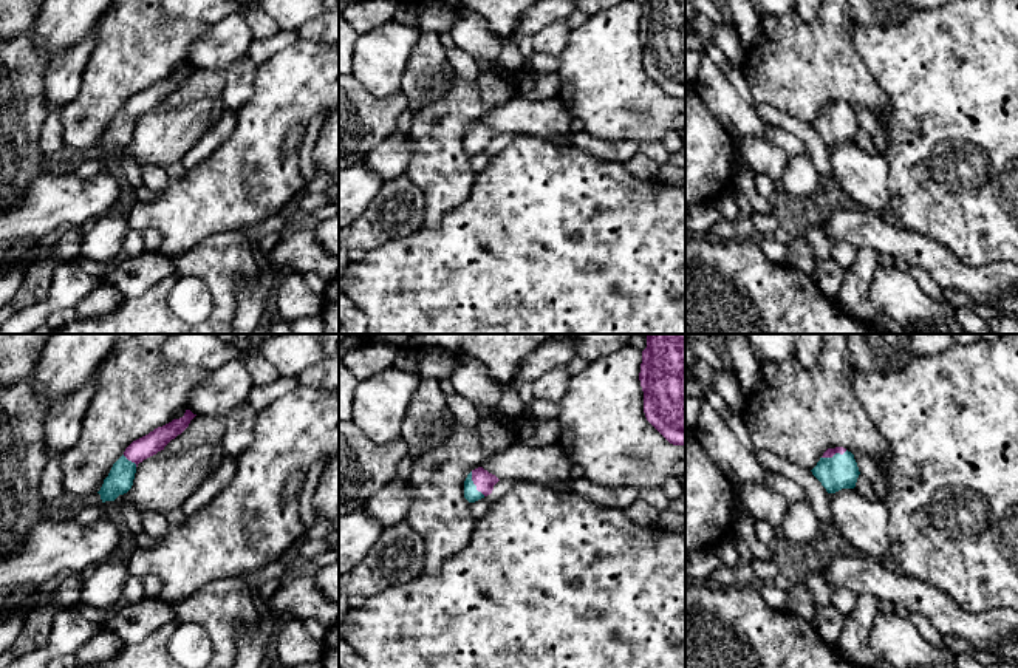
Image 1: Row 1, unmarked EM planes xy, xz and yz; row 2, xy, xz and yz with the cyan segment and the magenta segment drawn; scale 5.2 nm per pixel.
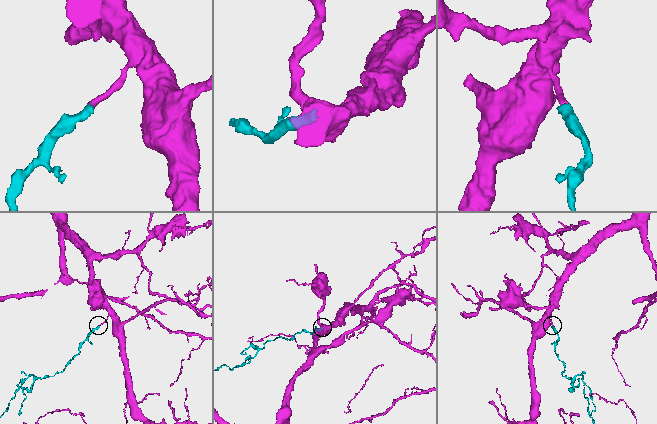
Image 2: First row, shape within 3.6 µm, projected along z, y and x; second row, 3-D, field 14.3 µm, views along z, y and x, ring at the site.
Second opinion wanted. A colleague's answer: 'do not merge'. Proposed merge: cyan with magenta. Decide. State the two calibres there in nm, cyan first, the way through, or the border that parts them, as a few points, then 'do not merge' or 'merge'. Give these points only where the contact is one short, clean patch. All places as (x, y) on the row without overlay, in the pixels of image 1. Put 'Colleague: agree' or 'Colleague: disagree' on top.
Colleague: disagree
80 nm thick on the cyan side, 110 nm on the other; runs through xz (471, 147), (474, 138), (485, 135); merge

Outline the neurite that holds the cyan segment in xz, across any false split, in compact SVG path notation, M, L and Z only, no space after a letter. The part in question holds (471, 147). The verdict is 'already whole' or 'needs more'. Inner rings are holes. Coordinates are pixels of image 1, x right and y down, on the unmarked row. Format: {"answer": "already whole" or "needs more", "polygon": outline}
{"answer": "needs more", "polygon": "M478 121L472 124L464 135L464 152L469 156L475 156L490 148L494 144L494 139L498 135L500 133L495 128L489 127L483 121Z"}

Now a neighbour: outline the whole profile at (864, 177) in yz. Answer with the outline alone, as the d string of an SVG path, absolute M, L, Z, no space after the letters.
M856 142L829 147L835 179L845 193L862 209L890 216L888 162L883 156L868 155Z

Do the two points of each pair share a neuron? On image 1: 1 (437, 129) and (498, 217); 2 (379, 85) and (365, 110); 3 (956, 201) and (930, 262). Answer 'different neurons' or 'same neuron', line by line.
1: different neurons
2: different neurons
3: different neurons

